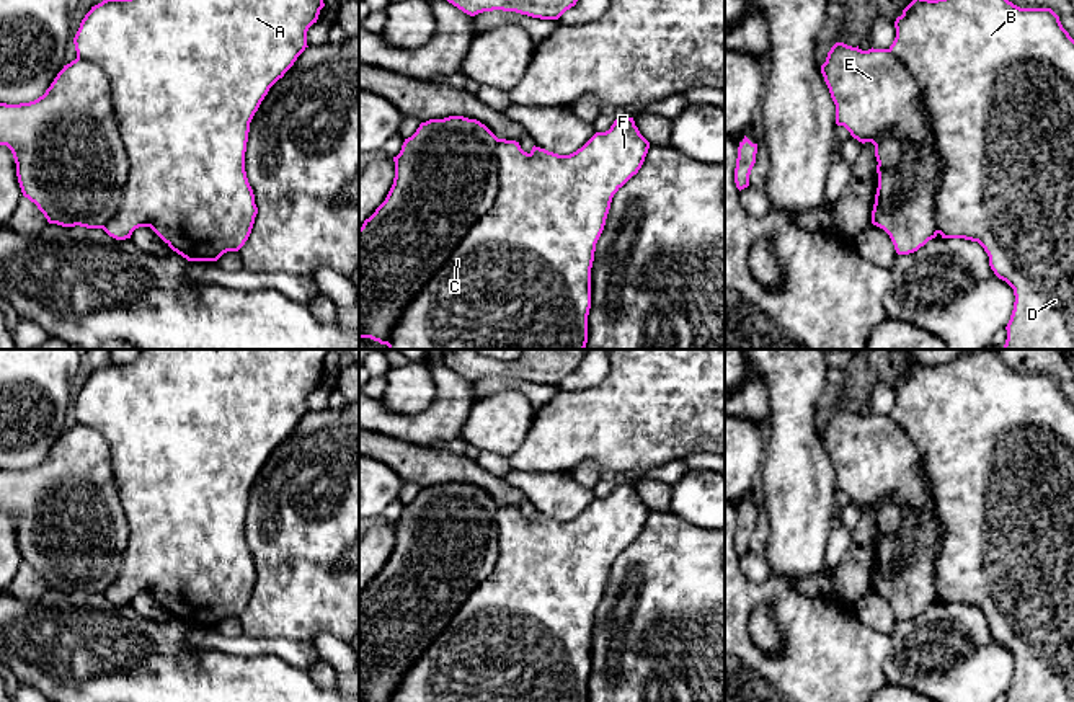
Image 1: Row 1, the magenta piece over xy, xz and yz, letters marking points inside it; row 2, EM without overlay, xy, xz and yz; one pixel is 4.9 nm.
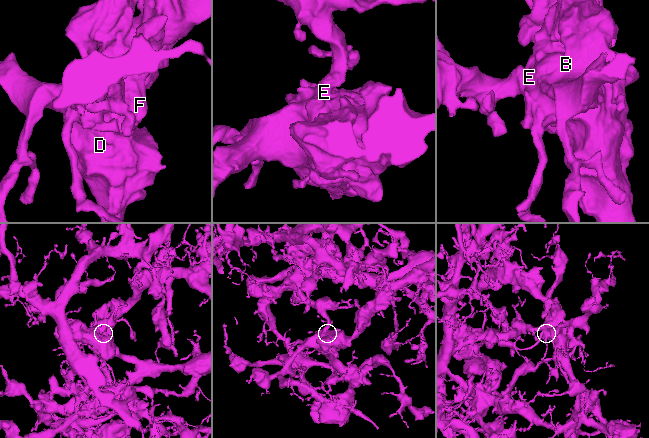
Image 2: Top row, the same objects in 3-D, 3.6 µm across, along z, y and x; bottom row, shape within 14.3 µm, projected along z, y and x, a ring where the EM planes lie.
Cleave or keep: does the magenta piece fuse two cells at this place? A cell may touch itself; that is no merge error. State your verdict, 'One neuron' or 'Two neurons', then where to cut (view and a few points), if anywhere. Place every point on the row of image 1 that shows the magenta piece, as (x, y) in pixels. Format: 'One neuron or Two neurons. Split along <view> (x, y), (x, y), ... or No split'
Two neurons. Split along xz (500, 139), (495, 149), (495, 203), (402, 312), (387, 345)

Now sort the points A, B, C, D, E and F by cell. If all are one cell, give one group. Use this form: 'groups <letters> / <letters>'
groups A B C D F / E

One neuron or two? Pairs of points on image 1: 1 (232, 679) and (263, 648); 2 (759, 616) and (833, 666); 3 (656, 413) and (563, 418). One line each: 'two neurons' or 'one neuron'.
1: two neurons
2: two neurons
3: one neuron

